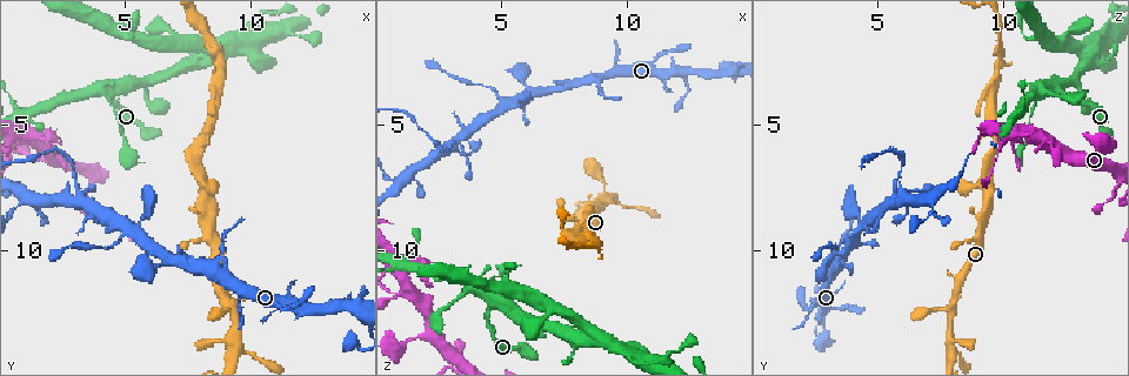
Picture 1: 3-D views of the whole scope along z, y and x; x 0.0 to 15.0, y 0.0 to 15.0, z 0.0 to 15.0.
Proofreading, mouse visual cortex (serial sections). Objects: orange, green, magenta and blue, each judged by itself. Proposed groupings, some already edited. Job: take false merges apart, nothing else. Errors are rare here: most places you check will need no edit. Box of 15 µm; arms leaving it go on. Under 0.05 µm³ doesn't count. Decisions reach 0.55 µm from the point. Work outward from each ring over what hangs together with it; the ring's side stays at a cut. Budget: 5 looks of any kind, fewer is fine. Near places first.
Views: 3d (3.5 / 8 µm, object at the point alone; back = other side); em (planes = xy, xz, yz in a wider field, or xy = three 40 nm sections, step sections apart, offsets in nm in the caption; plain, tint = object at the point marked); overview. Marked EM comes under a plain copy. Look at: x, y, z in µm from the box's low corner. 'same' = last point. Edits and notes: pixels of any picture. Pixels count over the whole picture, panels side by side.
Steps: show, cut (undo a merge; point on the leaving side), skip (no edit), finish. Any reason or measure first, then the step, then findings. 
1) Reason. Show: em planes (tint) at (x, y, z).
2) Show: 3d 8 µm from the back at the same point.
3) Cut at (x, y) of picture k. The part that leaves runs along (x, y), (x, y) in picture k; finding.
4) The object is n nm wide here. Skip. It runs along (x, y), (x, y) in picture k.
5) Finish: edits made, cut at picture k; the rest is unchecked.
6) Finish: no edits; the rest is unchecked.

A narrow waist. Show: 3d 3.5 µm at (3.0, 6.7, 5.9).

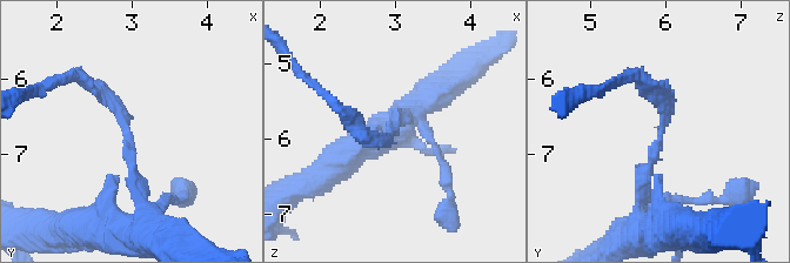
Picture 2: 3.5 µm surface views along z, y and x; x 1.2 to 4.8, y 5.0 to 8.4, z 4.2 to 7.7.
Show: em xy step 3 (tint) at (2.90, 6.75, 5.95).

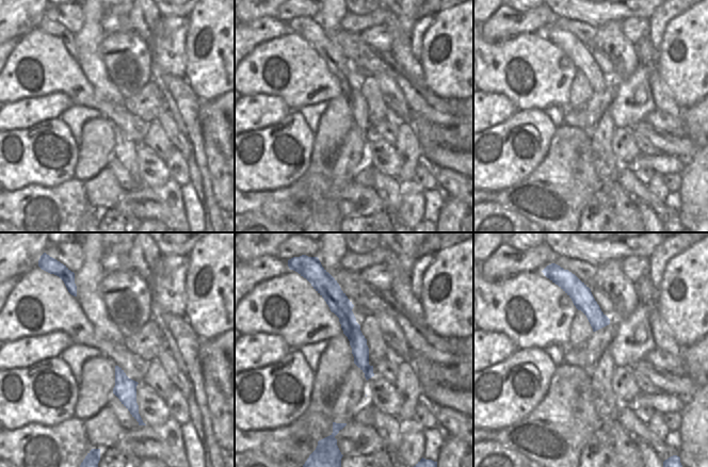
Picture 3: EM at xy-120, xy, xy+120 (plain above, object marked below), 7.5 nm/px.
The arms are 200, 200 nm wide. Skip. It runs along (330, 286), (358, 342), (368, 375) in picture 3; continuous, no second cell.

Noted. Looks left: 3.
Sharp bend. Show: 3d 3.5 µm at (1.8, 5.5, 10.4).

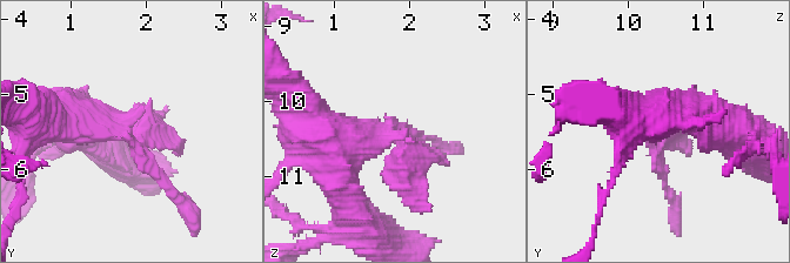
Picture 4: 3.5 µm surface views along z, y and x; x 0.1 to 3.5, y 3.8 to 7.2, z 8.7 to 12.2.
Show: em xy step 5 (tint) at (1.90, 5.55, 10.50).

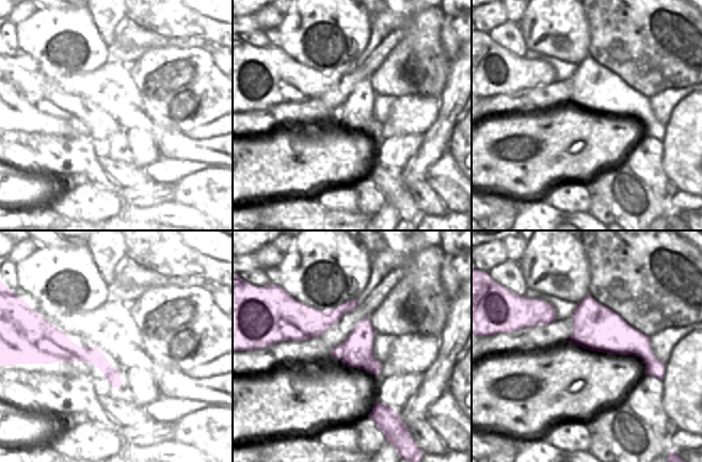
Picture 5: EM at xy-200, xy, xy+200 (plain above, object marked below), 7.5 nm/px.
Skip. It runs along (336, 154), (395, 127), (416, 199) in picture 4; continuous, no second cell.

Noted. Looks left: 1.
Finish: no edits; the rest is unchecked.

